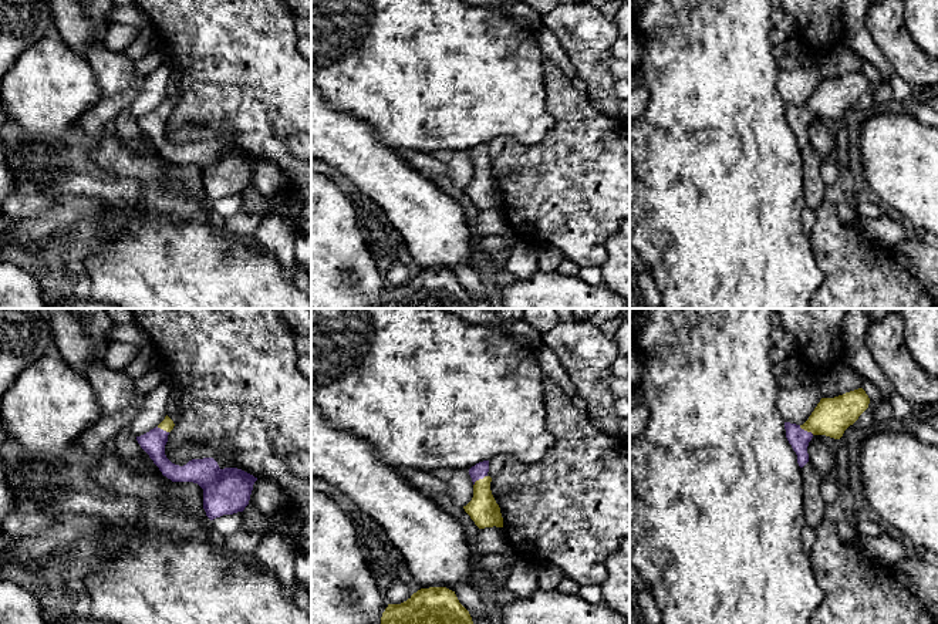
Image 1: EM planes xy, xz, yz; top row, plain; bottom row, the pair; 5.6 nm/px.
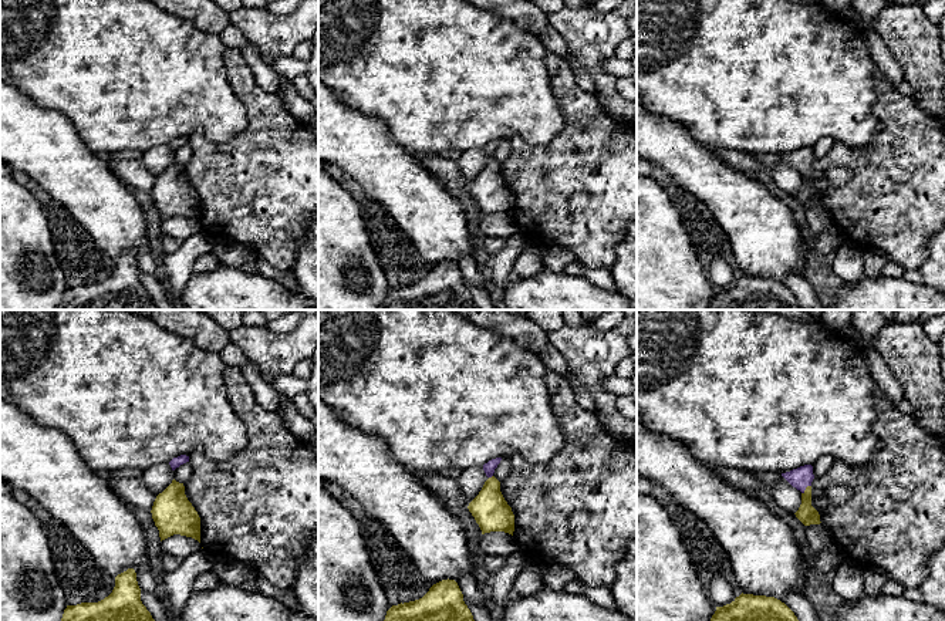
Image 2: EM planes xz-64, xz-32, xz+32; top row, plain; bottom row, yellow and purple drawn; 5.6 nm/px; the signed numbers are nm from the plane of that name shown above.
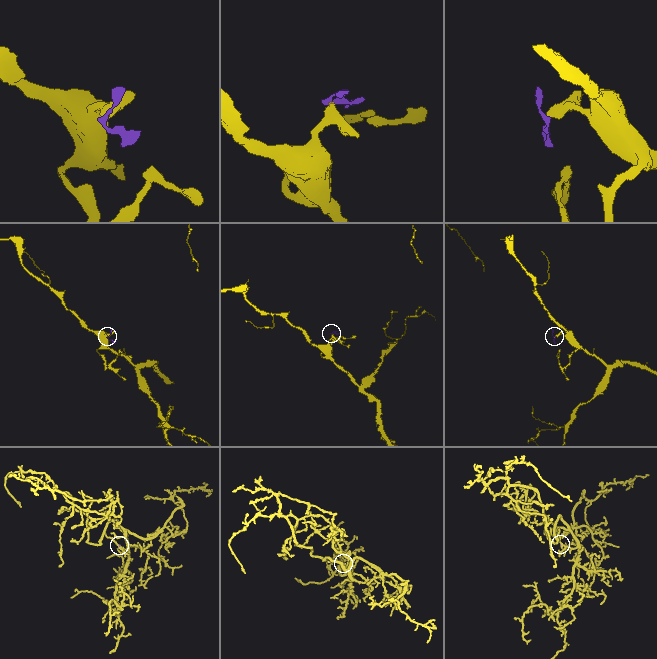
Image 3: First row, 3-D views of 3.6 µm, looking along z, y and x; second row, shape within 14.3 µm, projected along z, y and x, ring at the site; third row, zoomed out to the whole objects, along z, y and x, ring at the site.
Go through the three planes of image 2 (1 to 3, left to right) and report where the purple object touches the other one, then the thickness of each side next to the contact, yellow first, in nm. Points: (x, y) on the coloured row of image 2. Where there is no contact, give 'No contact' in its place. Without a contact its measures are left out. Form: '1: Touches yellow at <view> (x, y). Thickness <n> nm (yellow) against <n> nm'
1: No contact
2: Touches yellow at xz-32 (492, 476). Thickness 200 nm (yellow) against 70 nm
3: Touches yellow at xz+32 (806, 489). Thickness 110 nm (yellow) against 120 nm

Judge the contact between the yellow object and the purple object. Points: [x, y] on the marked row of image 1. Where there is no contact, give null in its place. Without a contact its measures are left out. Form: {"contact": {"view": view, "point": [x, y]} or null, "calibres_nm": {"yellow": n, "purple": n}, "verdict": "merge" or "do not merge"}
{"contact": {"view": "xz", "point": [479, 479]}, "calibres_nm": {"yellow": 170, "purple": 90}, "verdict": "merge"}

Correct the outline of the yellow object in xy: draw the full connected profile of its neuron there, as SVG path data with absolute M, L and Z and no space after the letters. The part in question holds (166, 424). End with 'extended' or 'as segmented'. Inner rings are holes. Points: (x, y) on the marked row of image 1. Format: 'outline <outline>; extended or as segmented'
outline M166 415L156 428L136 436L136 441L163 476L172 482L193 482L203 489L203 509L210 520L243 512L257 478L237 468L220 469L213 458L192 459L183 466L172 463L165 455L165 445L173 426Z; extended

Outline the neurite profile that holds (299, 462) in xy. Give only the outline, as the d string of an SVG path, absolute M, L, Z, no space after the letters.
M297 451L289 458L290 472L306 480L311 480L311 453Z

